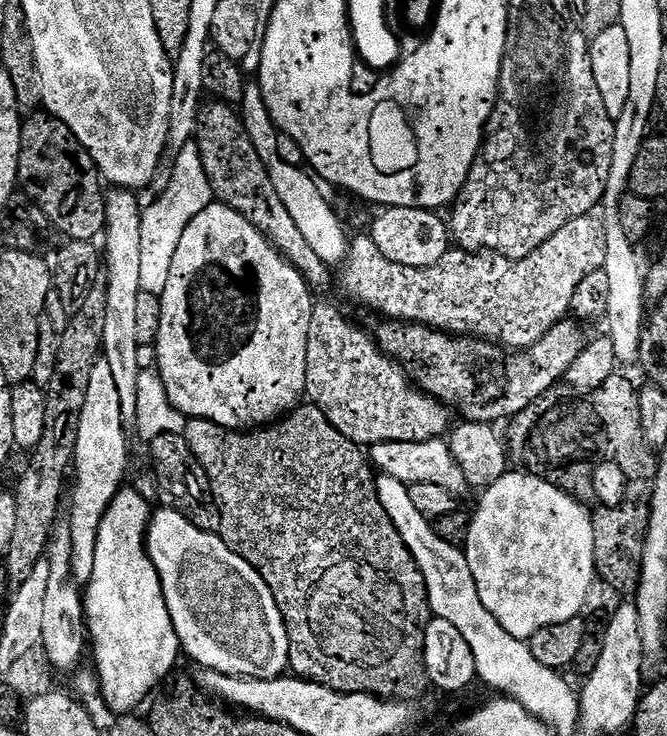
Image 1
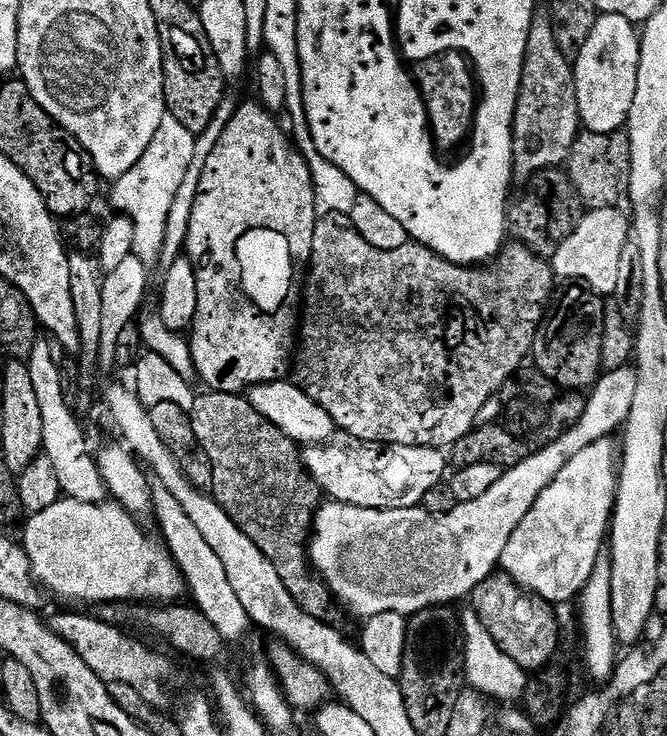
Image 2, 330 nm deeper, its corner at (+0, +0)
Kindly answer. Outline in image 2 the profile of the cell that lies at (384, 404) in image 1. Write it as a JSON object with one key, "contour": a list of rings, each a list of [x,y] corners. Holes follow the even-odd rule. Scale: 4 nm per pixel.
{"contour":[[[342,214],[320,216],[314,226],[314,242],[312,243],[312,259],[306,268],[306,283],[302,289],[302,319],[298,324],[298,347],[294,352],[294,382],[308,397],[326,414],[332,416],[337,429],[348,432],[356,440],[365,440],[371,444],[401,444],[402,446],[418,446],[419,448],[447,449],[455,446],[465,434],[477,427],[476,419],[480,411],[488,404],[492,395],[499,393],[504,385],[521,371],[520,364],[529,359],[536,333],[546,319],[548,305],[554,295],[552,280],[554,273],[551,263],[540,257],[527,244],[519,242],[505,243],[499,256],[487,266],[469,266],[455,264],[442,258],[425,244],[409,242],[398,250],[378,250],[362,238],[352,227],[351,219]]]}

